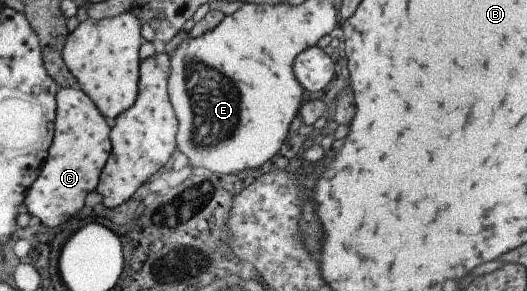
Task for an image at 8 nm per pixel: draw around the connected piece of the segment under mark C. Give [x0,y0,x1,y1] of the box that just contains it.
[22,86,110,227]

